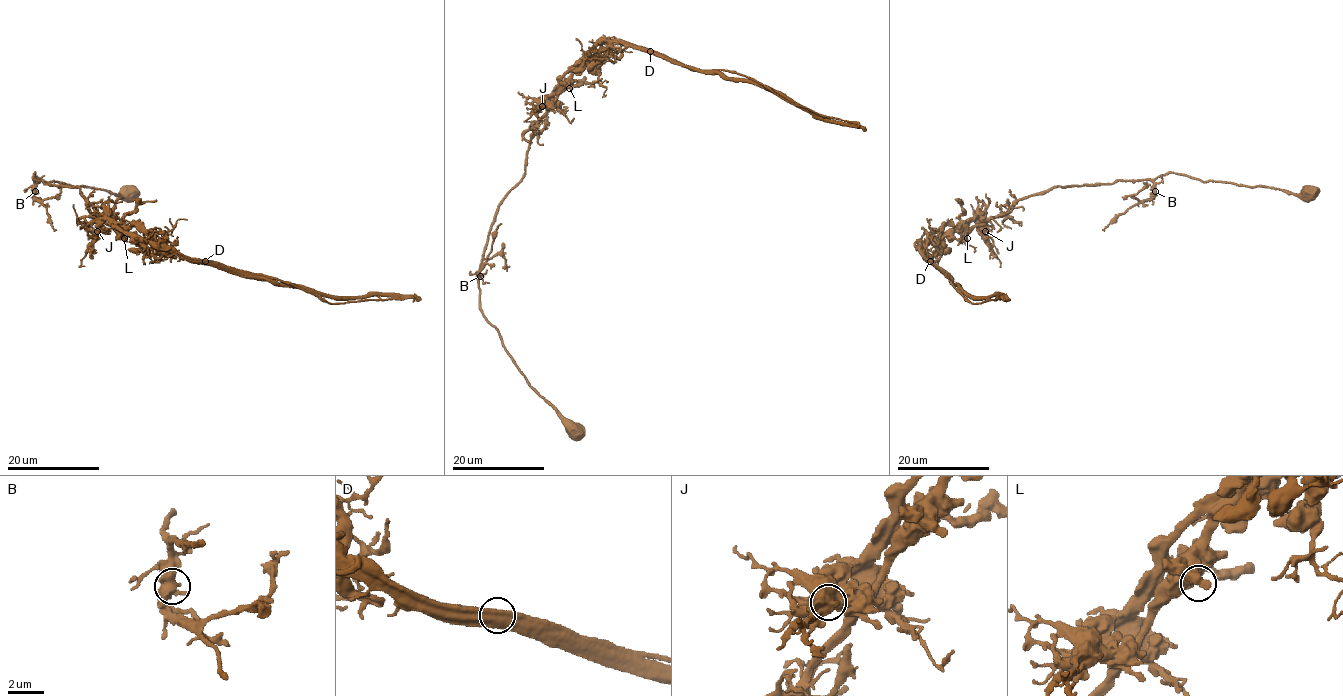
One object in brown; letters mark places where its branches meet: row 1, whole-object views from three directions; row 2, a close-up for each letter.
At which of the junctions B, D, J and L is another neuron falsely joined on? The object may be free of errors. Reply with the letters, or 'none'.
D

